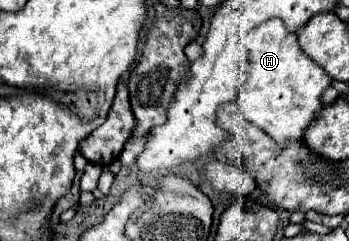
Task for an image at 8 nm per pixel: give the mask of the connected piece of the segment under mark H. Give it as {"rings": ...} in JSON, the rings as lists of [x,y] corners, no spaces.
{"rings":[[[281,19],[257,25],[249,33],[241,35],[239,43],[249,53],[245,59],[247,79],[237,91],[239,113],[281,145],[289,139],[303,139],[307,125],[323,107],[321,93],[331,85],[329,75],[301,51],[297,35],[287,31]]]}

